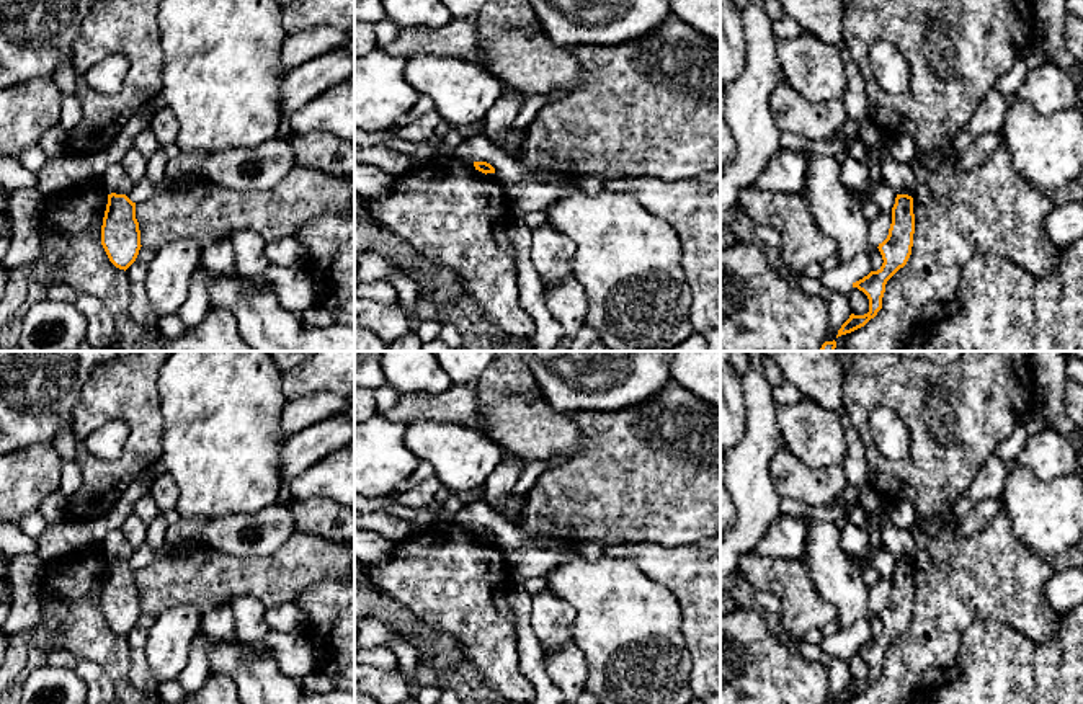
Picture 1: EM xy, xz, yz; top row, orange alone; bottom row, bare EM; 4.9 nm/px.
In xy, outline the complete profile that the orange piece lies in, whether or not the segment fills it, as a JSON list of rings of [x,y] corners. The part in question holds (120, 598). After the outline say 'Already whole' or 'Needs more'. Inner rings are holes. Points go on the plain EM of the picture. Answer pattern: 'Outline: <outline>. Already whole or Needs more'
Outline: [[[108,560],[108,570],[101,591],[101,611],[109,627],[127,635],[140,616],[140,596],[136,585],[136,568],[126,560]]]. Already whole

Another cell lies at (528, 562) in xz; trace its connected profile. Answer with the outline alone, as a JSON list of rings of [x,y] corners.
[[[523,547],[505,554],[511,578],[524,583],[529,578],[546,577],[554,568],[568,564],[578,552],[573,547]]]

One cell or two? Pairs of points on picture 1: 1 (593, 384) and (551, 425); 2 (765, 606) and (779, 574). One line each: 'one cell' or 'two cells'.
1: two cells
2: two cells

